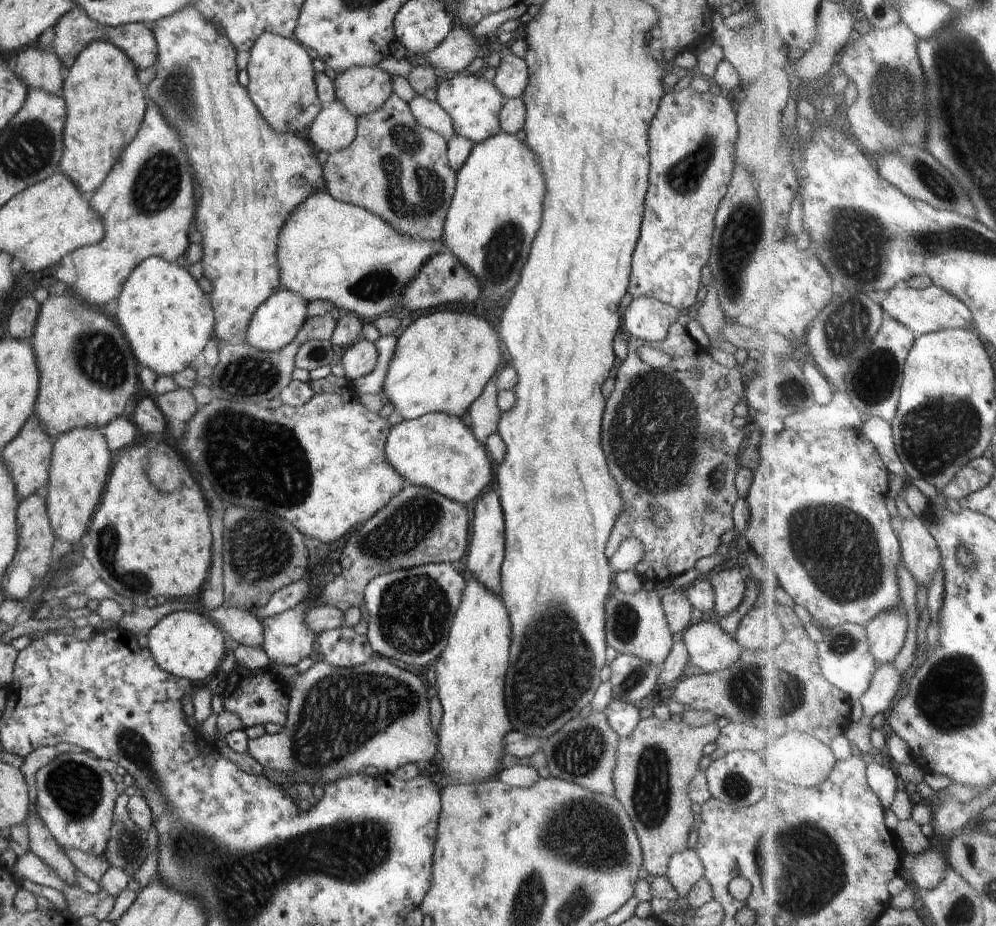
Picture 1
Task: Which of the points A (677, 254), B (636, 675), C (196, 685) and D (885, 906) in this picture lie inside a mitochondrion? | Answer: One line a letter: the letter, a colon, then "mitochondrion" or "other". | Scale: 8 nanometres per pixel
A: other
B: mitochondrion
C: other
D: other

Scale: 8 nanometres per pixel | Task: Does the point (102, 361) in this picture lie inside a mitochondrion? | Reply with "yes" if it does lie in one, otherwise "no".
yes

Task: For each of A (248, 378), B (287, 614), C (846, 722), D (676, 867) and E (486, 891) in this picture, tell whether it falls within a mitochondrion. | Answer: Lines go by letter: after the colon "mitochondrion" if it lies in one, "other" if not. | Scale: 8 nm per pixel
A: mitochondrion
B: other
C: other
D: other
E: other

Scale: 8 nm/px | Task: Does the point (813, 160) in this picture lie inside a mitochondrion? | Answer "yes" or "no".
no

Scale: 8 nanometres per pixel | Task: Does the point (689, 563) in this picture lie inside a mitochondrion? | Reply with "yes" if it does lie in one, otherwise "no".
no

